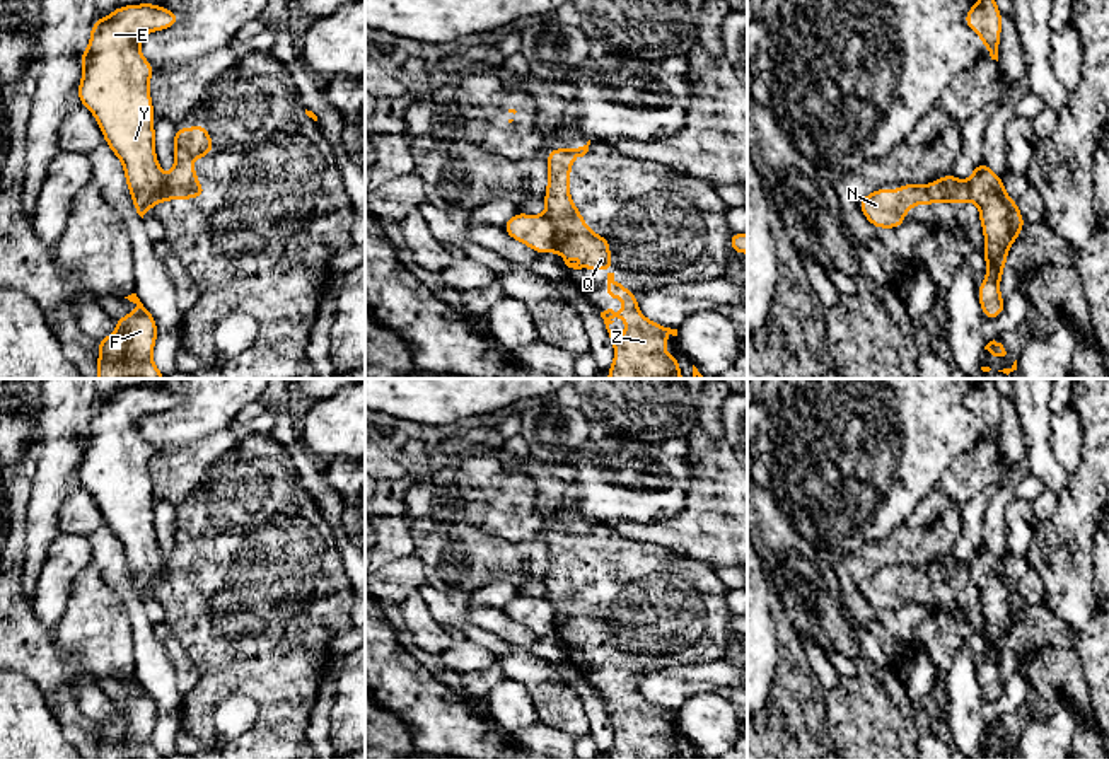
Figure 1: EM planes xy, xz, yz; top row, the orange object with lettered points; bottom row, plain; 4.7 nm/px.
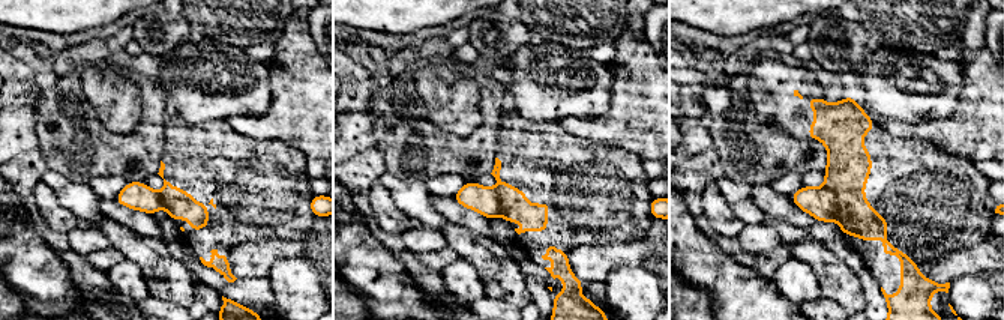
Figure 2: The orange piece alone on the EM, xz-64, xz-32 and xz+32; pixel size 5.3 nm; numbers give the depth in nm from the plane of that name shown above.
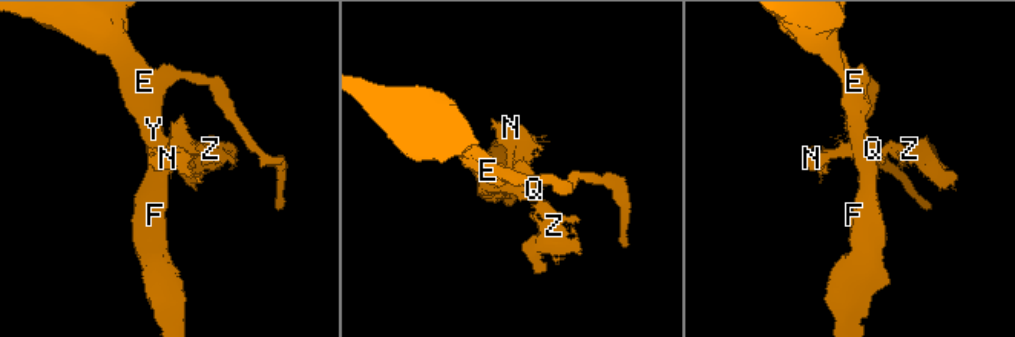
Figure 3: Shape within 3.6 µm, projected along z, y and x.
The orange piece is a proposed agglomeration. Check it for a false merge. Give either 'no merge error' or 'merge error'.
merge error

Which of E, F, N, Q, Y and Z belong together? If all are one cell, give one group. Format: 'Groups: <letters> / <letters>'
Groups: E F Y / N Q Z

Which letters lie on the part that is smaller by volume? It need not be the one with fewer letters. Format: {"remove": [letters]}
{"remove": ["N", "Q", "Z"]}

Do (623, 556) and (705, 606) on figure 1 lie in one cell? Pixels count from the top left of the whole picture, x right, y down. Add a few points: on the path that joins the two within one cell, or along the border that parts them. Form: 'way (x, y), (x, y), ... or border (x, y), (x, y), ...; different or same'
way (644, 558), (685, 596); same

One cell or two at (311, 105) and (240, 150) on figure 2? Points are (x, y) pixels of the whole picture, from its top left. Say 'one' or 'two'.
two

